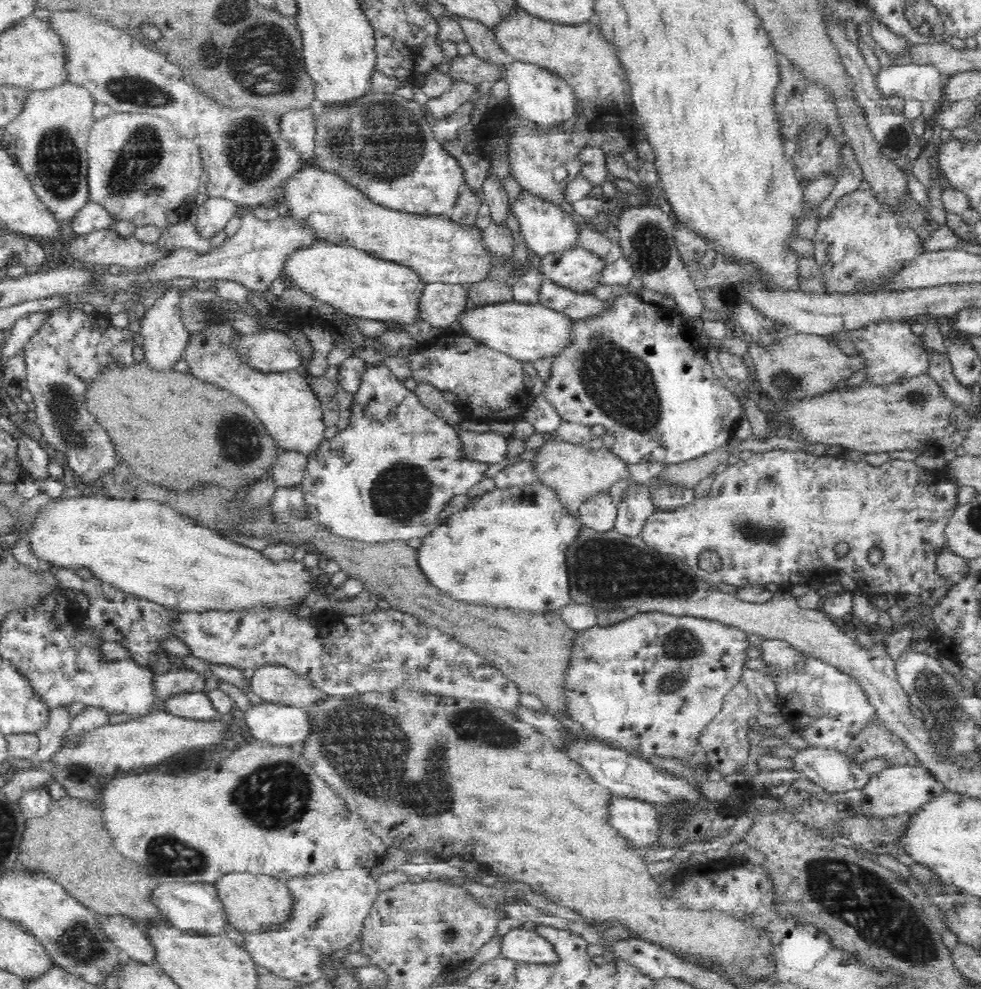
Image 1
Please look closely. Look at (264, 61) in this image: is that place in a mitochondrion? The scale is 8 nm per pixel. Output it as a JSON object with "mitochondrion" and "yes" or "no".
{"mitochondrion":"yes"}

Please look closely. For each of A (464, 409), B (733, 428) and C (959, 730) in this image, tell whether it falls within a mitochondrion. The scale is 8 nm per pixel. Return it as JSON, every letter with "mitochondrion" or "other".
{"A":"other","B":"other","C":"mitochondrion"}

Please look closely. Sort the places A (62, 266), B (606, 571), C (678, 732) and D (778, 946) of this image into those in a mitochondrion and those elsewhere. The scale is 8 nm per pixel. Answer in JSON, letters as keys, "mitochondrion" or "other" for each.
{"A":"other","B":"mitochondrion","C":"other","D":"other"}

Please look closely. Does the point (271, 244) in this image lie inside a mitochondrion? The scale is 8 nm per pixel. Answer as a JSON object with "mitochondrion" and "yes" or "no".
{"mitochondrion":"no"}

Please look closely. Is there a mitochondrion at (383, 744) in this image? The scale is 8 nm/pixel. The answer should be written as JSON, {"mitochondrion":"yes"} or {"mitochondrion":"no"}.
{"mitochondrion":"yes"}

